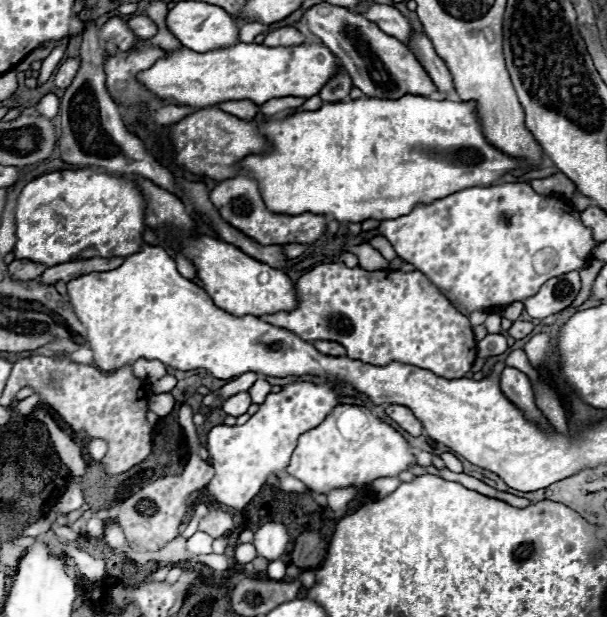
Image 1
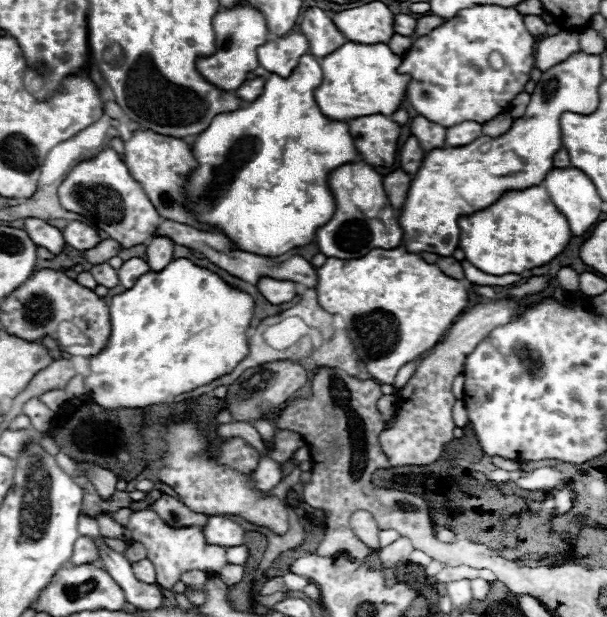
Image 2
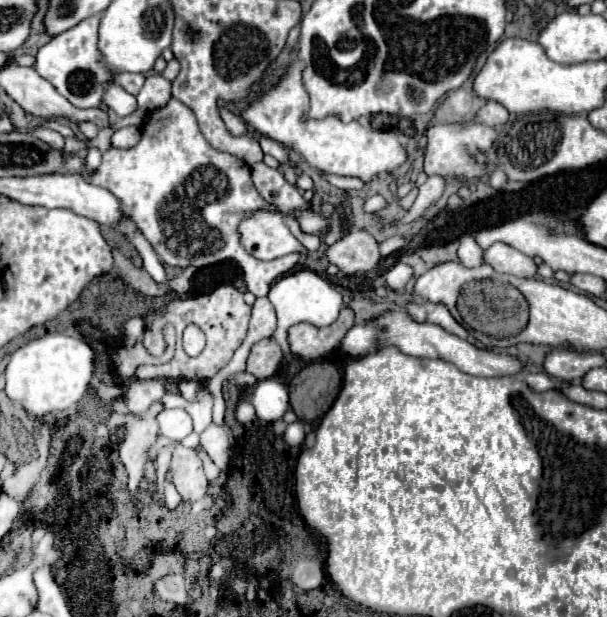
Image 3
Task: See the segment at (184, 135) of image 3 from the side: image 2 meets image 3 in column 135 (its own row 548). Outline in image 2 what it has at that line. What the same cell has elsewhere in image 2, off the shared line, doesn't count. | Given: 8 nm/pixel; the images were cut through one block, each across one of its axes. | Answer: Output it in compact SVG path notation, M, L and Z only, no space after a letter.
M136 510L130 514L128 526L132 532L132 540L140 542L148 550L148 560L154 562L158 584L166 590L170 590L178 580L180 574L186 570L212 570L218 572L222 566L226 566L226 552L222 546L206 544L206 538L202 534L202 528L190 526L190 528L170 528L160 520L160 516L154 510Z

